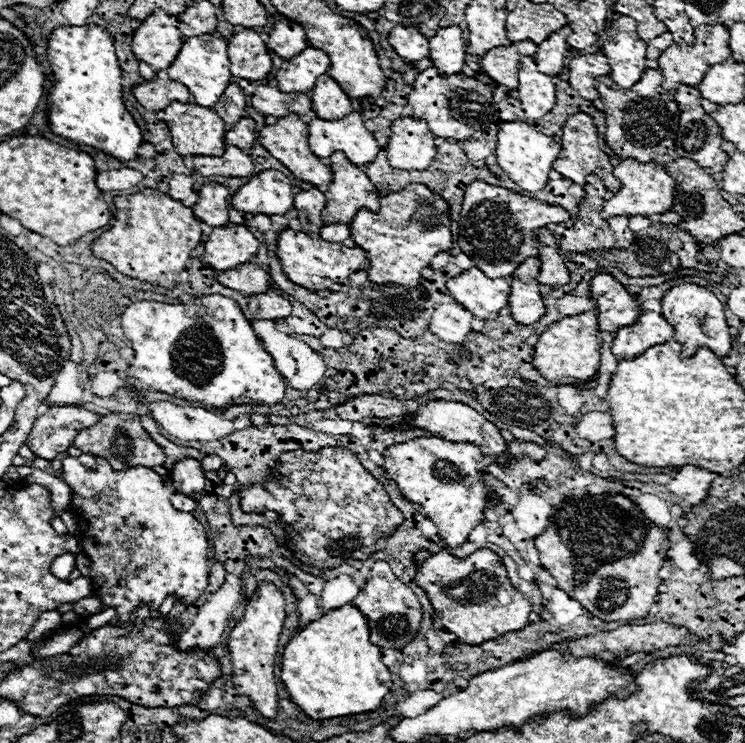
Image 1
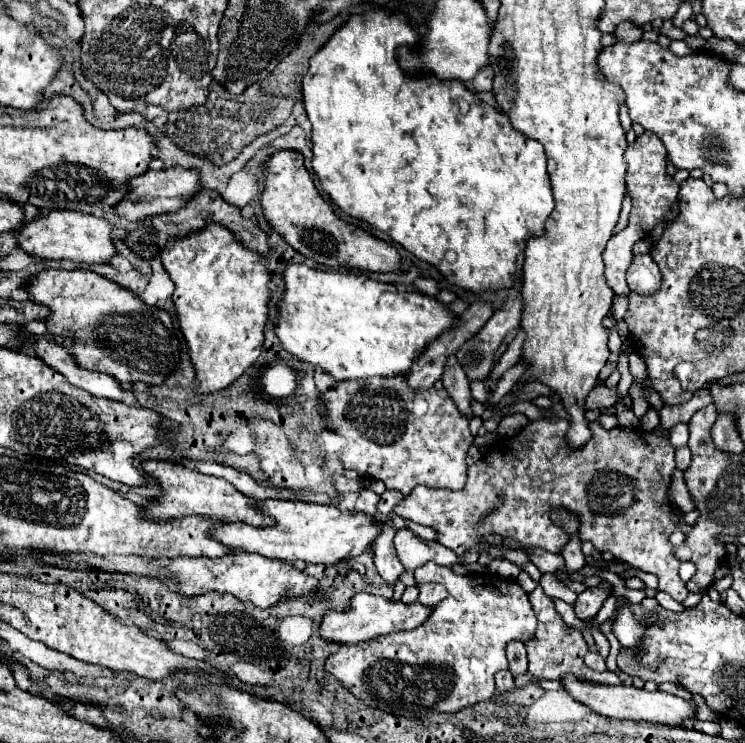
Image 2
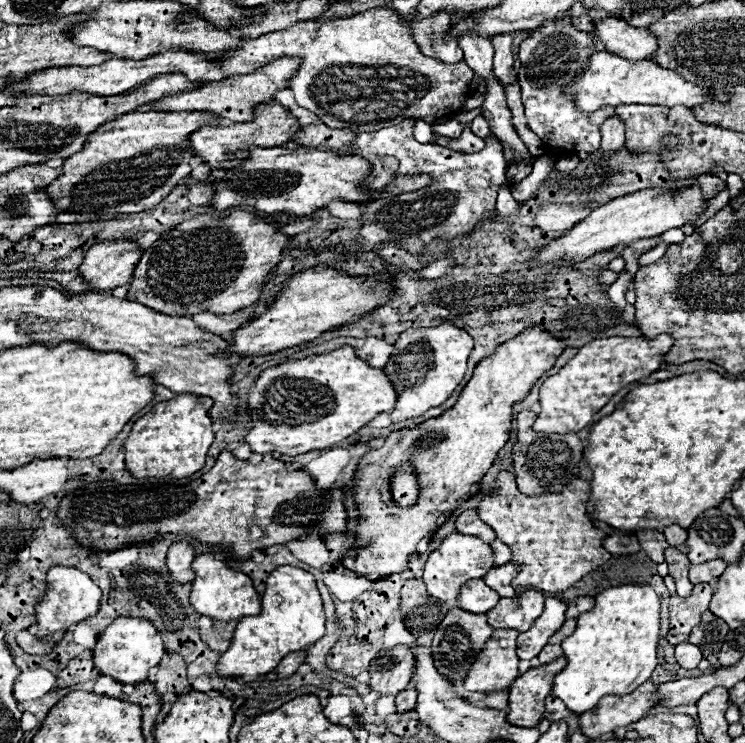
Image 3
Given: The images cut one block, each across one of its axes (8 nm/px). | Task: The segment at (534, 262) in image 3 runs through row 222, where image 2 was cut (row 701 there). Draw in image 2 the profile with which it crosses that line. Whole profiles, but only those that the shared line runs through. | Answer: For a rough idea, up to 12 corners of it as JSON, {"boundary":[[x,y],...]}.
{"boundary":[[562,676],[562,688],[606,718],[678,726],[694,702],[624,684]]}

